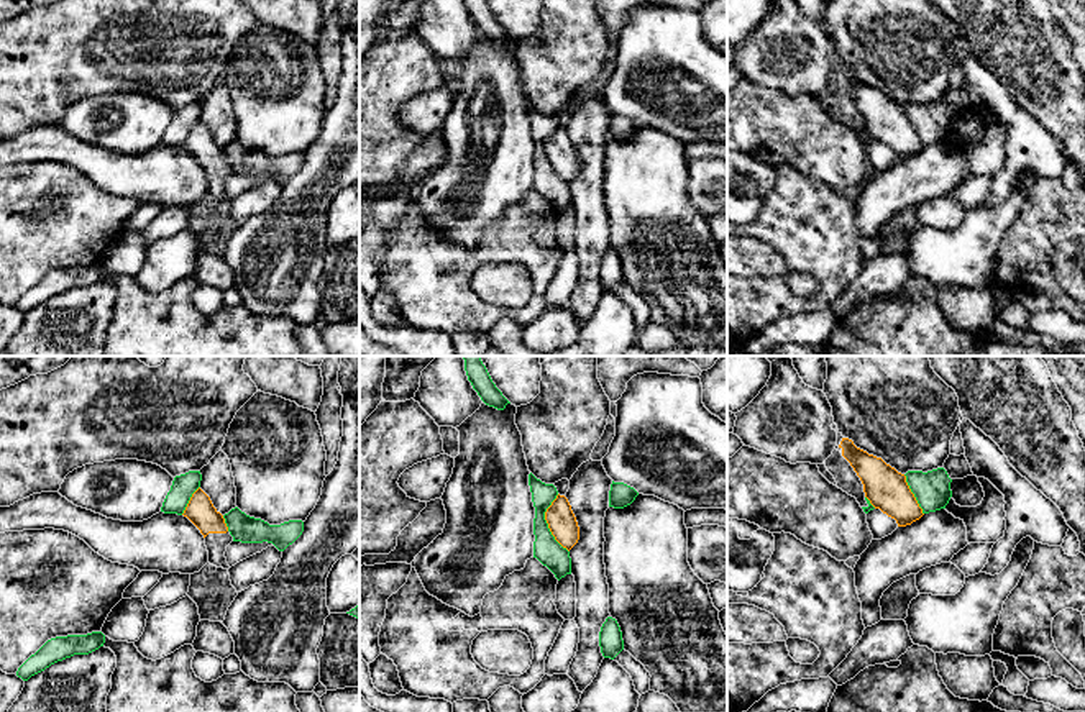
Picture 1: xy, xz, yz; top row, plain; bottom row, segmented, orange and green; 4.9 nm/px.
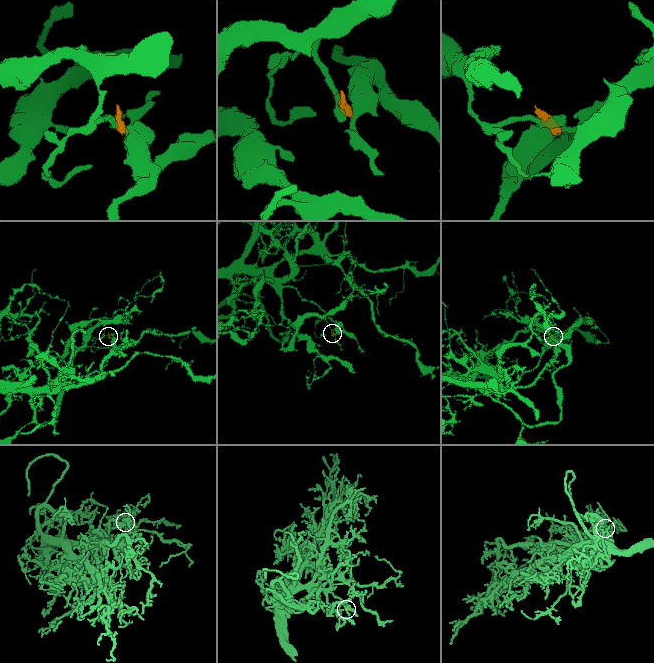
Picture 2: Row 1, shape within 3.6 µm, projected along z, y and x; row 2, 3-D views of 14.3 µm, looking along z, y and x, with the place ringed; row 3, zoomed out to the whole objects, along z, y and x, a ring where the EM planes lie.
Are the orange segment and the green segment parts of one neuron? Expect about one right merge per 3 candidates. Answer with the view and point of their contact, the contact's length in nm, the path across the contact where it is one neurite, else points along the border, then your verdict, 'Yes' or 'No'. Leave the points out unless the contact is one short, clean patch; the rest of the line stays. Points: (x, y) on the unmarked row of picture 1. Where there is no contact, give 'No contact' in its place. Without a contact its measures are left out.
Touches orange at xz (547, 155). Shared border 300 nm. No

